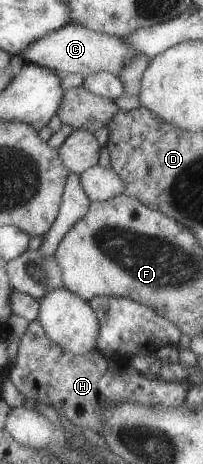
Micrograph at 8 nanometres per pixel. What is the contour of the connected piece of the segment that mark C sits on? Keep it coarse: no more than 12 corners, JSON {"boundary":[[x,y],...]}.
{"boundary":[[68,23],[26,46],[24,62],[62,78],[110,72],[136,54],[124,37]]}

